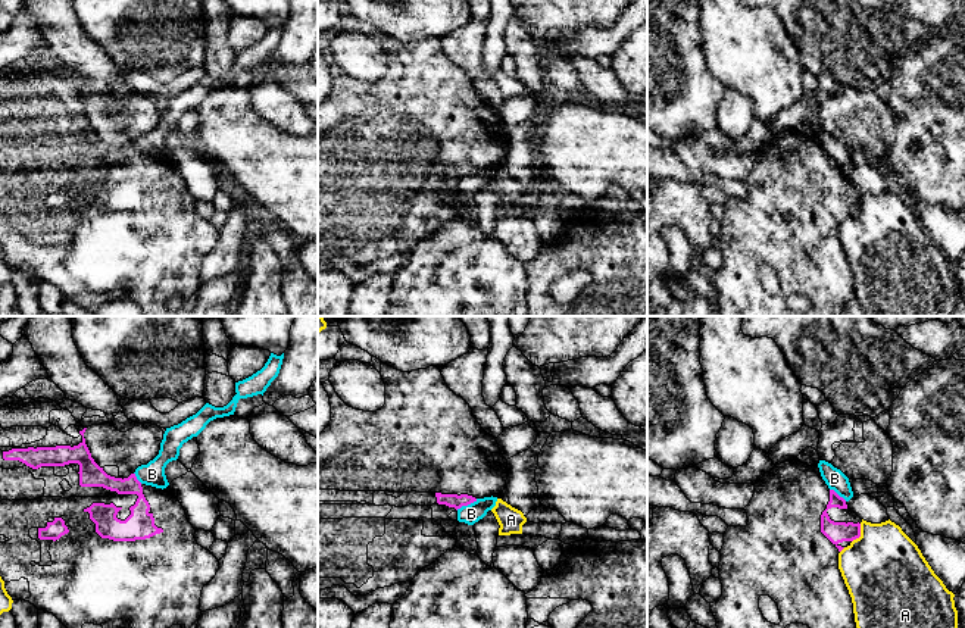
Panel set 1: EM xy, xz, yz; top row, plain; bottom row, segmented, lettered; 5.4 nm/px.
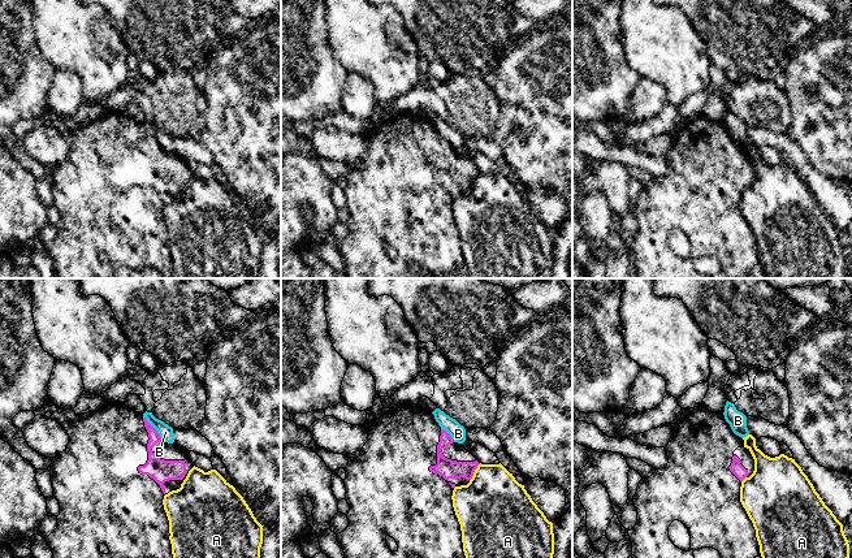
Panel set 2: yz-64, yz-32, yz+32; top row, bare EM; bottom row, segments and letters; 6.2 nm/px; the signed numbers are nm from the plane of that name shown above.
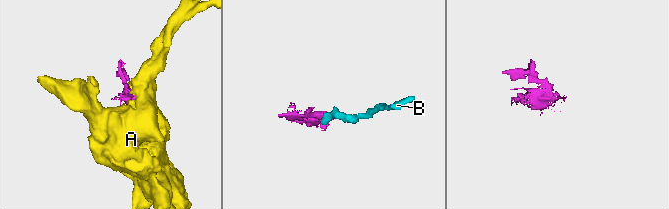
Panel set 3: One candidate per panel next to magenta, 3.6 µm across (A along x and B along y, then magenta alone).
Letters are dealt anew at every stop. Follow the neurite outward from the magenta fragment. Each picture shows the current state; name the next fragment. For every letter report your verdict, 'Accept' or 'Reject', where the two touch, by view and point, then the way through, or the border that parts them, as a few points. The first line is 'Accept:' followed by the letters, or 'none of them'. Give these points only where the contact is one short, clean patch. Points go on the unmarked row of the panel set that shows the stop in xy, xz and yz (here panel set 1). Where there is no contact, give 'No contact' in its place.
Accept: none of them
A: Reject. Touches magenta at yz (859, 205)
B: Reject. Touches magenta at xz (467, 175). Boundary: xz (477, 169), (456, 180)

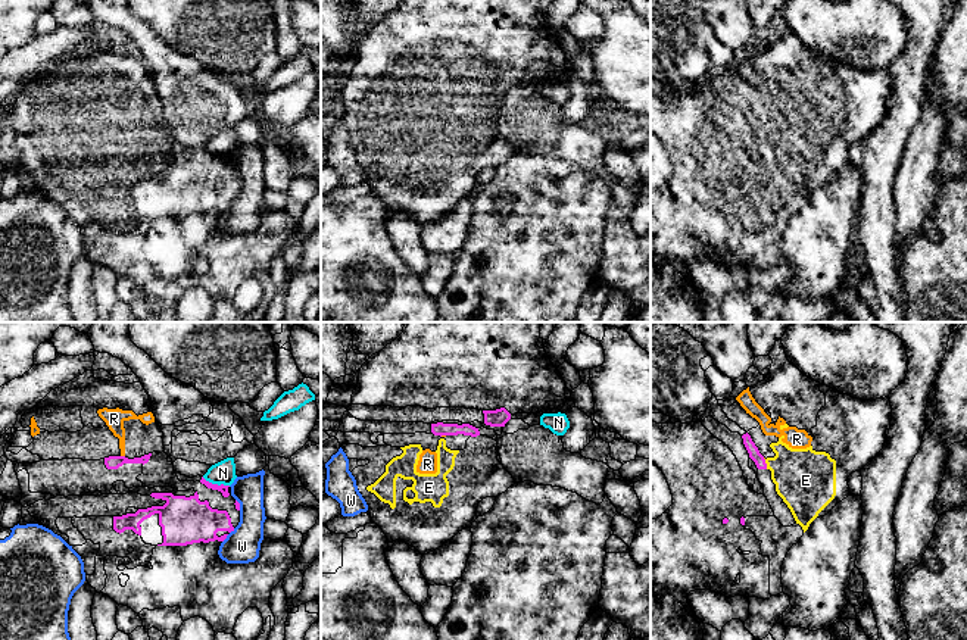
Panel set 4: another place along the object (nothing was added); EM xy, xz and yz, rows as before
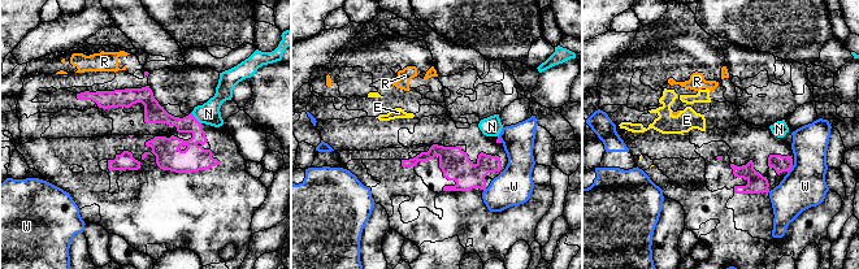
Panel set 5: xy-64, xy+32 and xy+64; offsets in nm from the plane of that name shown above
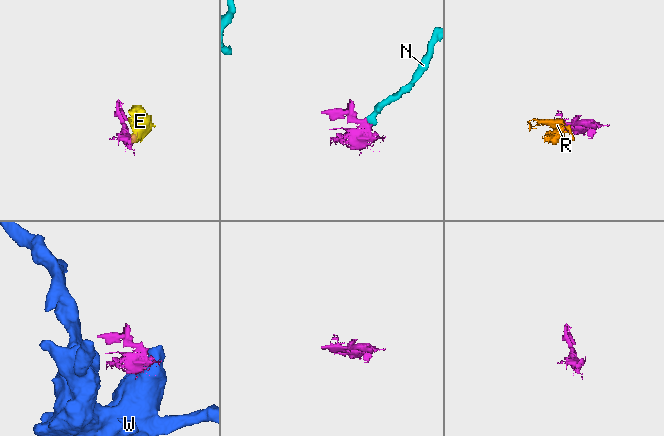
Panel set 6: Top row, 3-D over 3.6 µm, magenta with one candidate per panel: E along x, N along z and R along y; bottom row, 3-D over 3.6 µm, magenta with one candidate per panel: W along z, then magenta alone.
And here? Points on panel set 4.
Accept: E, R
E: Accept. Touches magenta at yz (766, 134)
N: Reject. Touches magenta at xy (215, 155). Boundary: xy (202, 147), (212, 153), (228, 156)
R: Accept. Touches magenta at xy (122, 127)
W: Reject. Touches magenta at xy (227, 205)

